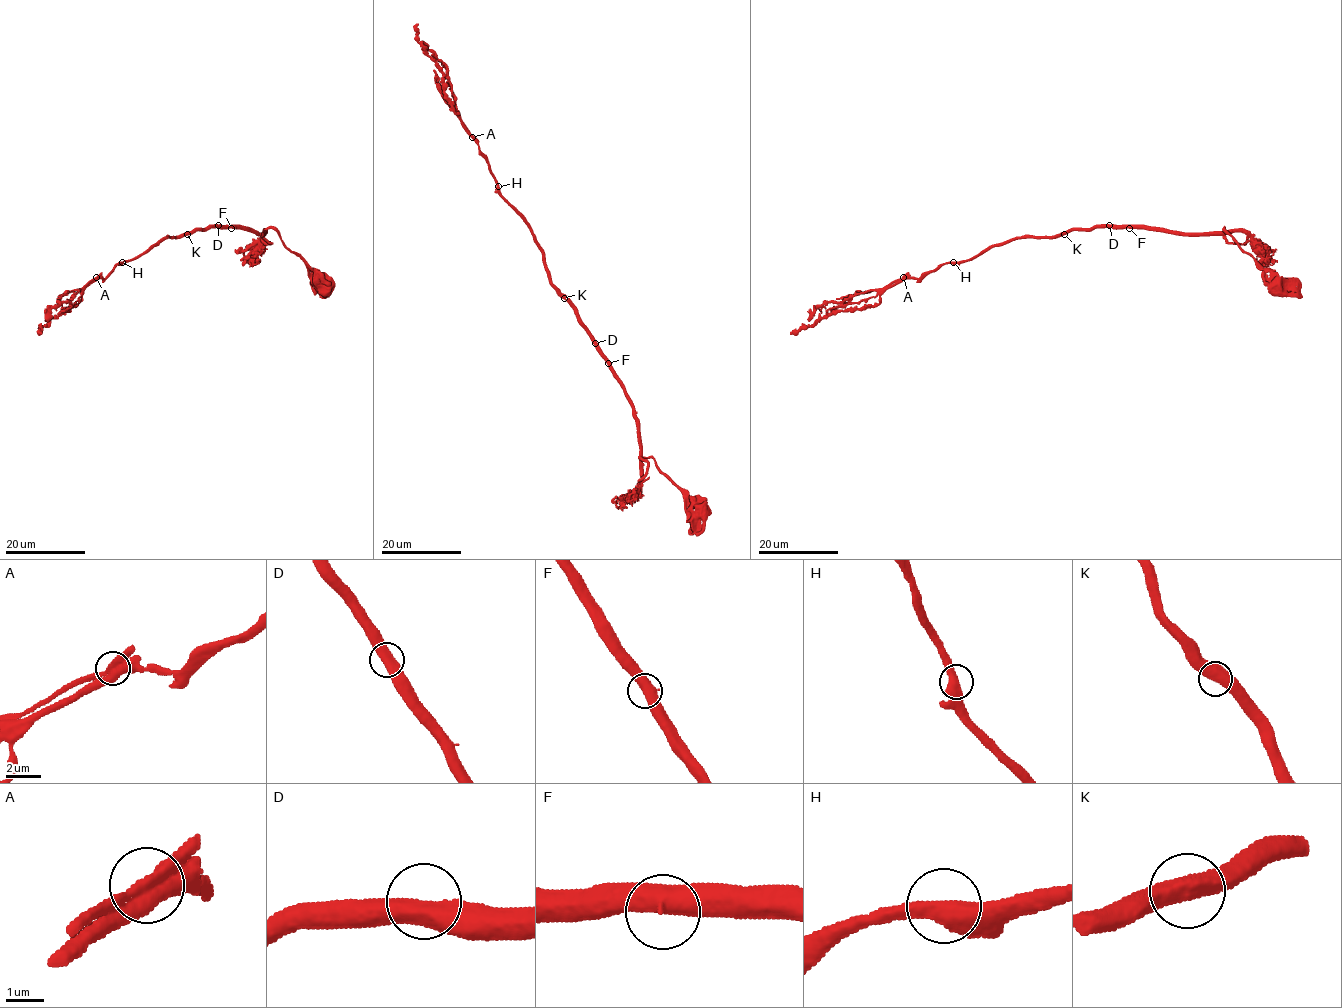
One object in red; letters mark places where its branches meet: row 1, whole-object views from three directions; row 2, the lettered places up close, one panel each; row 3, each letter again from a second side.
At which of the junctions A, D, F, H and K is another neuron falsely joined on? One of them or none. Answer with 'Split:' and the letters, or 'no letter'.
Split: A

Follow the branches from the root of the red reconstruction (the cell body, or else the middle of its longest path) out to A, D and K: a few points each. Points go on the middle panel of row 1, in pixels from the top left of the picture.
A: (702, 511), (652, 457), (641, 456), (638, 419), (622, 381), (551, 283), (529, 224), (501, 194), (472, 137)
D: (702, 511), (696, 503), (658, 468), (652, 457), (641, 456), (634, 405), (611, 363), (595, 343)
K: (702, 511), (696, 503), (658, 468), (652, 457), (641, 456), (634, 405), (578, 312), (564, 298)

